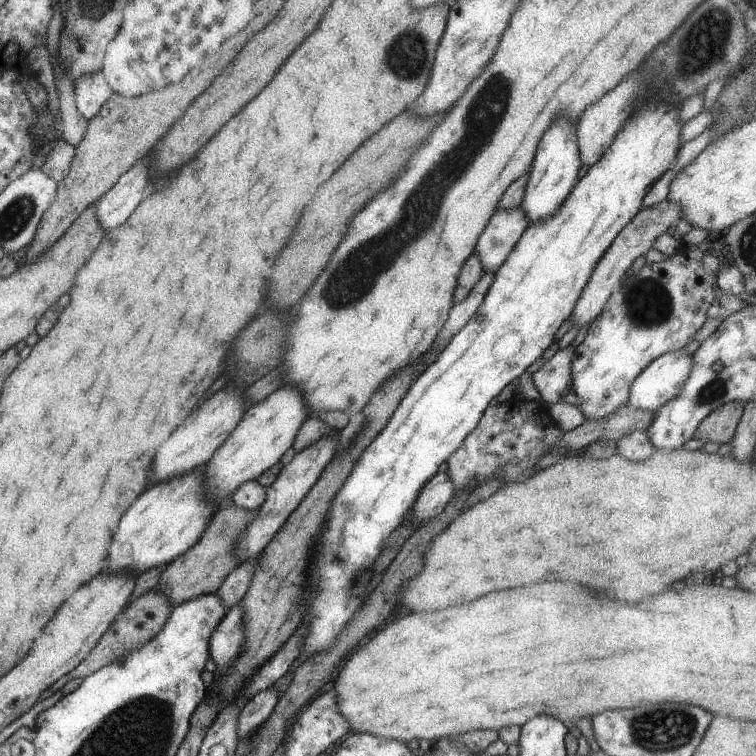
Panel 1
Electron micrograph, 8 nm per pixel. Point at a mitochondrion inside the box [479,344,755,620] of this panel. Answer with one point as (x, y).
(714, 390)

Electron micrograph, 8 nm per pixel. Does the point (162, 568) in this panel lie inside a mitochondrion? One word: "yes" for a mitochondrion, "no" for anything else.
no

